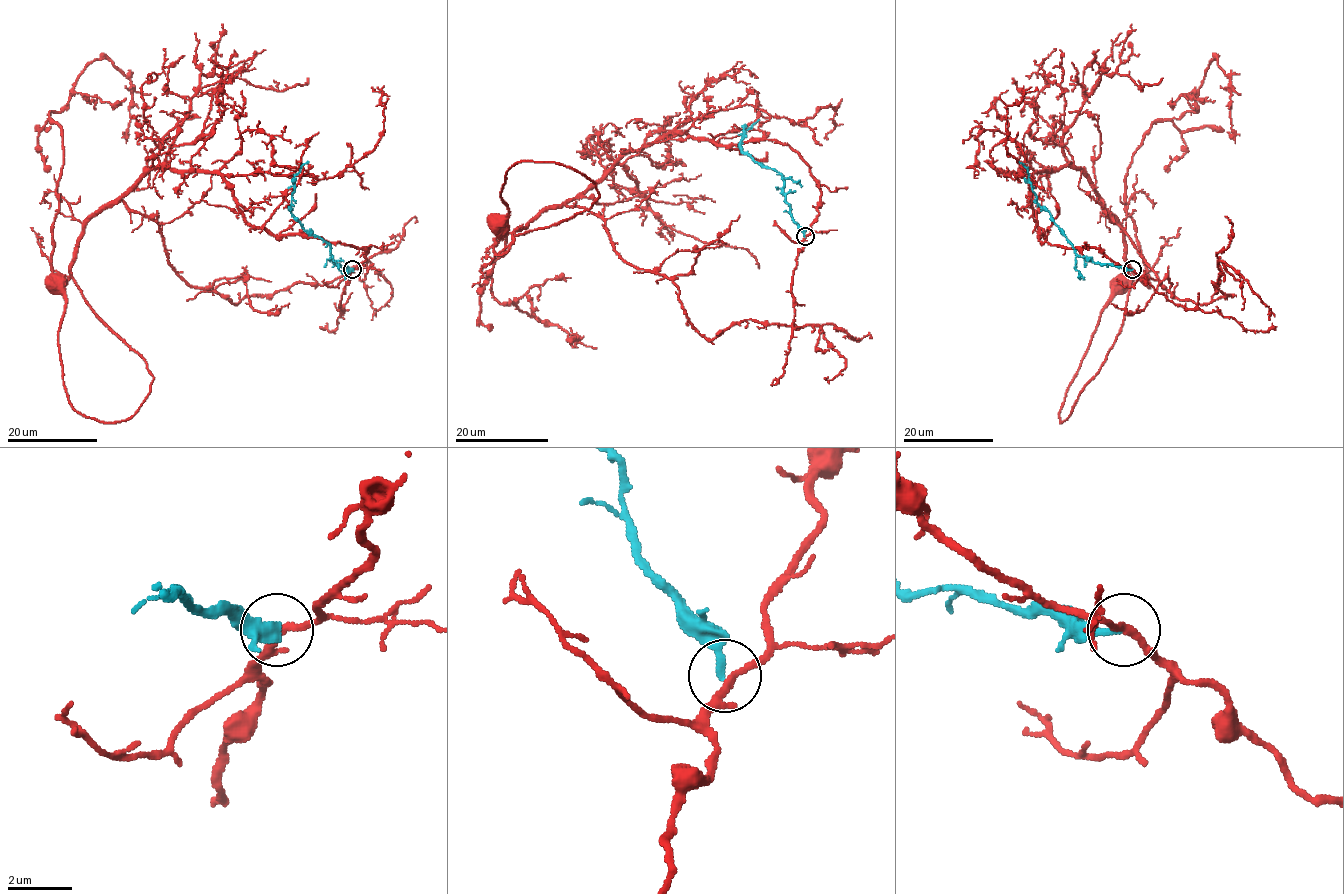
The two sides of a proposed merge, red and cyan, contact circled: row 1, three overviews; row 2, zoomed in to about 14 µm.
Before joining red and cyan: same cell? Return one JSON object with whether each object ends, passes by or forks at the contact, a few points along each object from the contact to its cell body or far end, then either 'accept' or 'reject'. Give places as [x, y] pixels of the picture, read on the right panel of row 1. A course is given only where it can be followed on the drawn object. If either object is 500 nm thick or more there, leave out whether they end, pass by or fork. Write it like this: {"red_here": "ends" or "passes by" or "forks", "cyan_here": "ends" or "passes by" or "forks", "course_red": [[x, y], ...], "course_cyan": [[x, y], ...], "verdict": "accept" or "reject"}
{"red_here": "passes by", "cyan_here": "ends", "course_red": [[1132, 269], [1041, 242], [1032, 176], [1077, 168], [1129, 268], [1121, 330], [1060, 422], [1118, 284]], "course_cyan": [[1131, 269], [1077, 254], [1049, 213], [1037, 202], [1026, 167], [1019, 161]], "verdict": "reject"}

